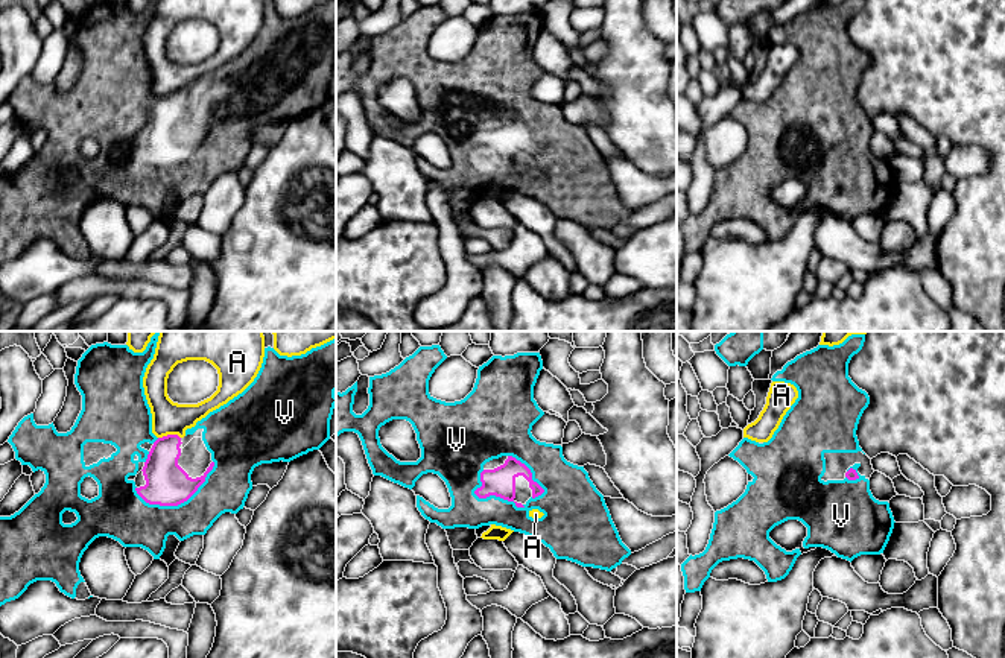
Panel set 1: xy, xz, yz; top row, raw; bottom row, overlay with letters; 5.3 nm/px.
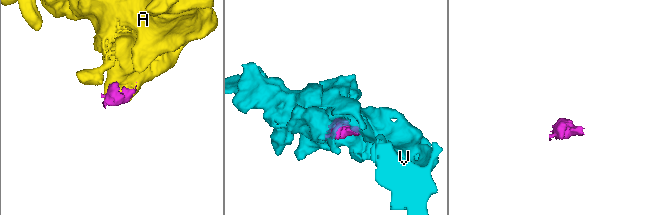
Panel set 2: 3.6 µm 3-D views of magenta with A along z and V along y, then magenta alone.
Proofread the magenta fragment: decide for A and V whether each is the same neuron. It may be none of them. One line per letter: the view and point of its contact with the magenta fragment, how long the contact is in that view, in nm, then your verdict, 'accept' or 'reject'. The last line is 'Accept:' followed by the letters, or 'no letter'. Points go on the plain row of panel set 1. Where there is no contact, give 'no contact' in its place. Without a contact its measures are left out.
A: xy (169, 94) | 120 nm | reject
V: xy (178, 163) | 460 nm | accept
Accept: V

